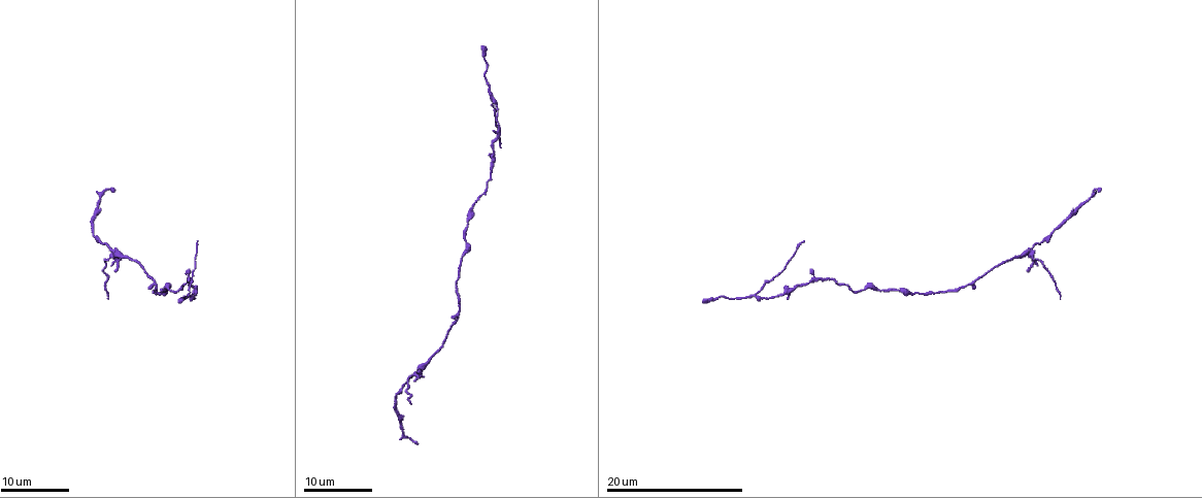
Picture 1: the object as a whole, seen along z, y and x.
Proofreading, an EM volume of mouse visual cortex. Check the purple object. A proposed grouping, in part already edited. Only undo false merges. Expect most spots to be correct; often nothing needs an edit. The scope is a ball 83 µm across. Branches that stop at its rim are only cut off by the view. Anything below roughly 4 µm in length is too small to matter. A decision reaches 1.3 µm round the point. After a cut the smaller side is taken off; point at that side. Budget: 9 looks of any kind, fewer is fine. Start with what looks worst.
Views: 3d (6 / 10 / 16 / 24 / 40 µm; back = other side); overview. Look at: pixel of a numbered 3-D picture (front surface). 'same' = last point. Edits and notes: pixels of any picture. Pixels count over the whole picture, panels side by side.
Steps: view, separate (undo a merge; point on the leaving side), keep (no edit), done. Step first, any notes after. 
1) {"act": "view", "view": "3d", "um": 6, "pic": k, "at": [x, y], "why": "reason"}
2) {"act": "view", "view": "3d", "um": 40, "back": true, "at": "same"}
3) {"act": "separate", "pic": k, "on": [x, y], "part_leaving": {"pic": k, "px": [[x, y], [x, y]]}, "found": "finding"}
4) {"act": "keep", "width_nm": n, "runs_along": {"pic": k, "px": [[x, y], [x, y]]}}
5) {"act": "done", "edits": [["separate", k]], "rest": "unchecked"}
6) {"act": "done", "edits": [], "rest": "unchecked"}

{"act": "view", "view": "3d", "um": 16, "pic": 1, "at": [414, 373], "why": "thin arm on a thick one"}

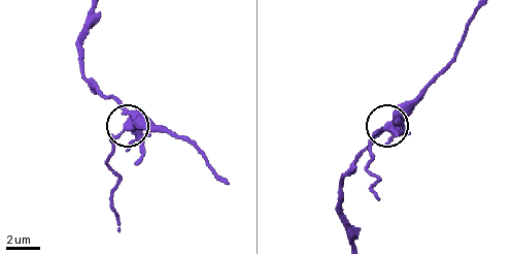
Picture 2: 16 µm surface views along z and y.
{"act": "view", "view": "3d", "um": 10, "pic": 2, "at": [125, 127]}

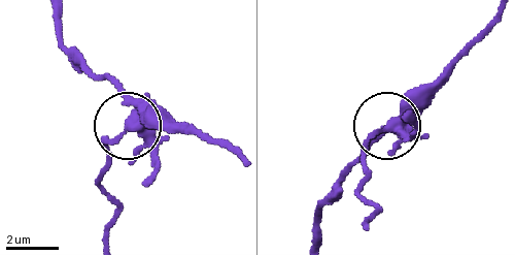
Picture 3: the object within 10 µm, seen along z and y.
{"act": "separate", "pic": 3, "on": [144, 147], "arms": 5, "found": "a second neuron is stuck on"}

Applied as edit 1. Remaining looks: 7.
{"act": "view", "view": "3d", "um": 16, "pic": 1, "at": [189, 293], "why": "two arms in line, one across"}

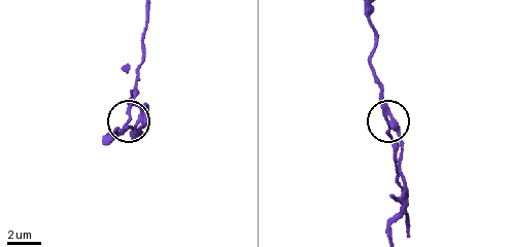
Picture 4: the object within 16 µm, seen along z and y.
{"act": "view", "view": "3d", "um": 6, "pic": 4, "at": [127, 120]}

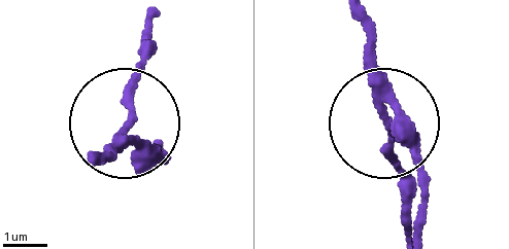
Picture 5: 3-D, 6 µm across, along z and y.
{"act": "separate", "pic": 5, "on": [126, 108], "part_leaving": {"pic": 5, "px": [[117, 138], [147, 28]]}, "found": "two neurons meet here"}

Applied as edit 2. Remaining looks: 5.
{"act": "view", "view": "3d", "um": 24, "pic": 1, "at": [830, 277]}

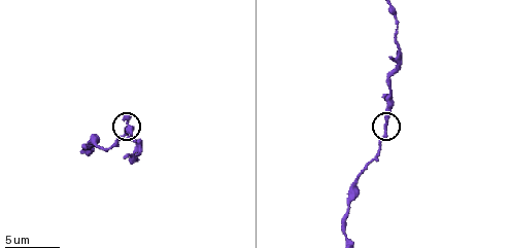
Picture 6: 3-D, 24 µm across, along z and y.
{"act": "view", "view": "3d", "um": 10, "pic": 6, "at": [386, 124]}

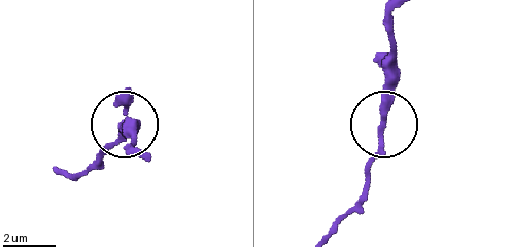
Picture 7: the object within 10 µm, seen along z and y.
{"act": "keep", "runs_along": {"pic": 7, "px": [[323, 234], [363, 187], [379, 147], [387, 57]]}, "found": "one neuron here"}

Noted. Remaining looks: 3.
{"act": "view", "view": "3d", "um": 24, "pic": 1, "at": [981, 276], "why": "calibre changes"}

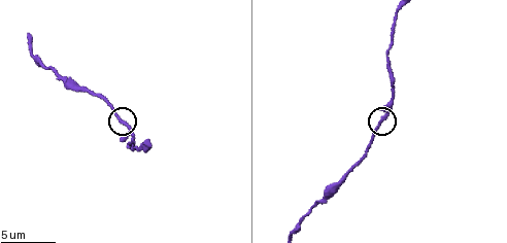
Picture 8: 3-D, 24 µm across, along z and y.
{"act": "view", "view": "3d", "um": 10, "pic": 8, "at": [124, 124], "why": "zoom in"}

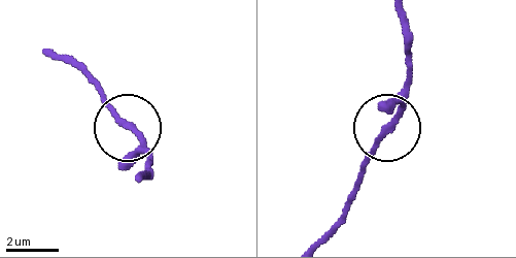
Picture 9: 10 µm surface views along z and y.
{"act": "keep", "runs_along": {"pic": 9, "px": [[137, 181], [150, 165], [141, 140], [93, 83]]}, "found": "continuous, no second neuron"}

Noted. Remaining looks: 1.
{"act": "done", "edits": [["separate", 3], ["separate", 5]], "rest": "unchecked"}

